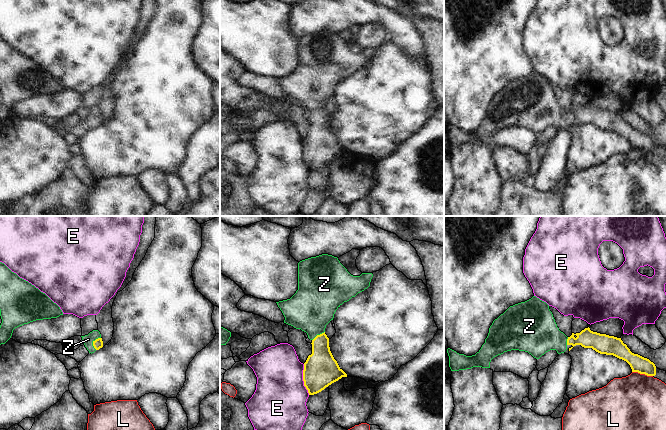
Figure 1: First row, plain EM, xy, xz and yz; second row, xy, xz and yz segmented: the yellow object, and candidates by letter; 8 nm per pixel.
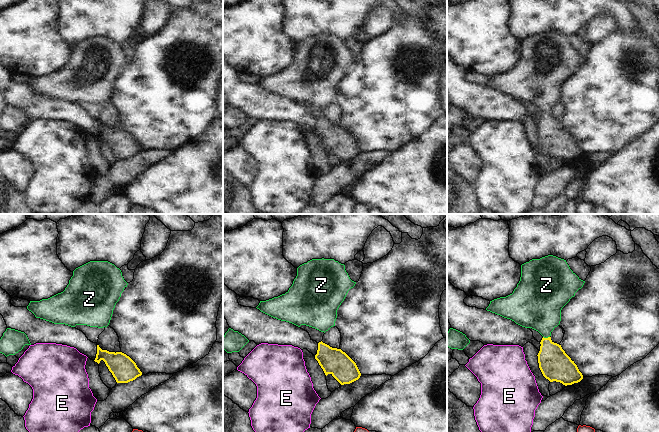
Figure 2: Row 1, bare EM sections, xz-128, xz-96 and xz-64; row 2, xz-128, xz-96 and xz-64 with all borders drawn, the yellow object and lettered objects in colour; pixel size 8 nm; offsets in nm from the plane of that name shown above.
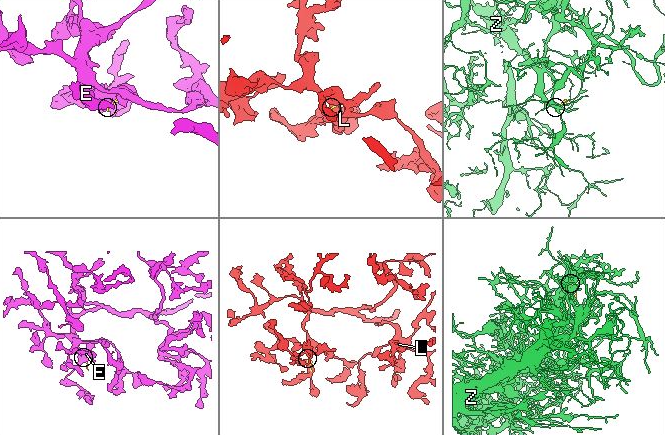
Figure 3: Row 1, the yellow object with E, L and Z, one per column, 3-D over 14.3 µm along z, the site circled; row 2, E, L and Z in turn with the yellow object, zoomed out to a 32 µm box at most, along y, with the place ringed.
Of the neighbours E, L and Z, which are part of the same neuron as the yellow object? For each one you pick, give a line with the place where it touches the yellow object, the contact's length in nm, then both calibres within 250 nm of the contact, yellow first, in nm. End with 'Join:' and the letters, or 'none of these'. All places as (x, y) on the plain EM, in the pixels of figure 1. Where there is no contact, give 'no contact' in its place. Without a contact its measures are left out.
Z: contact xy (93, 118); length 110 nm; calibres 80 and 80 nm
Join: Z

